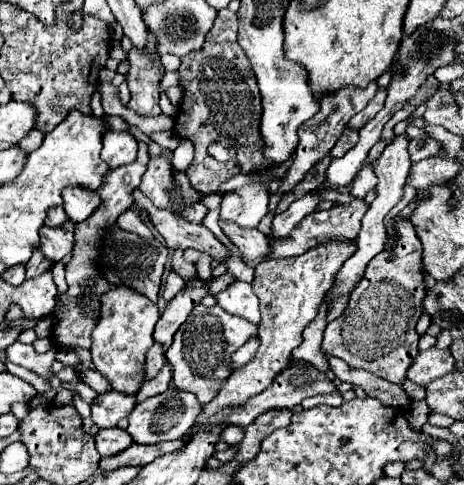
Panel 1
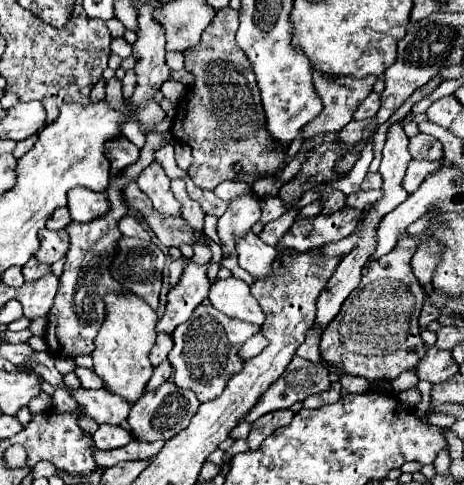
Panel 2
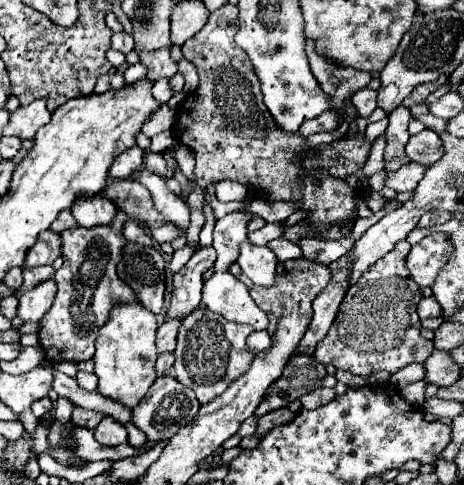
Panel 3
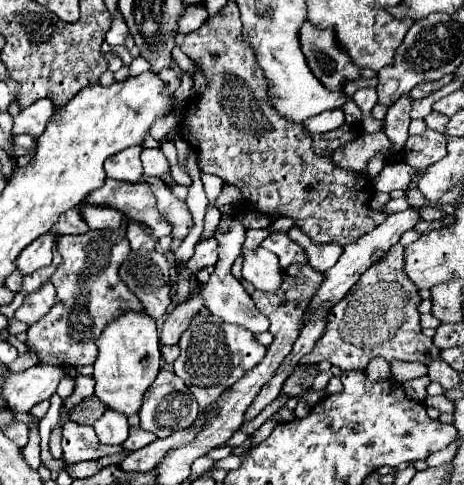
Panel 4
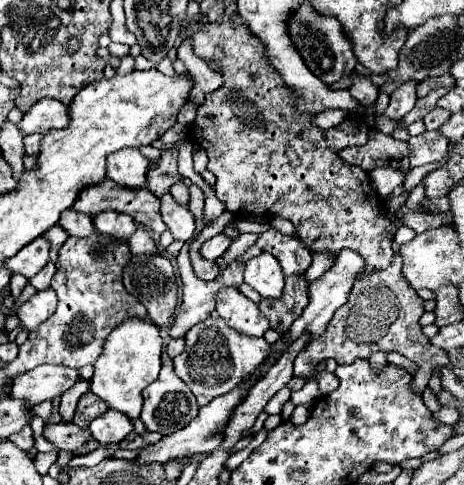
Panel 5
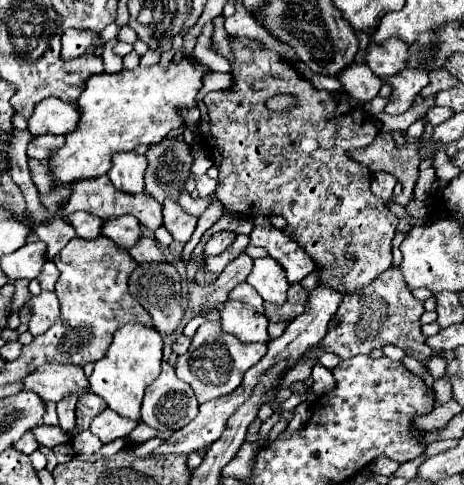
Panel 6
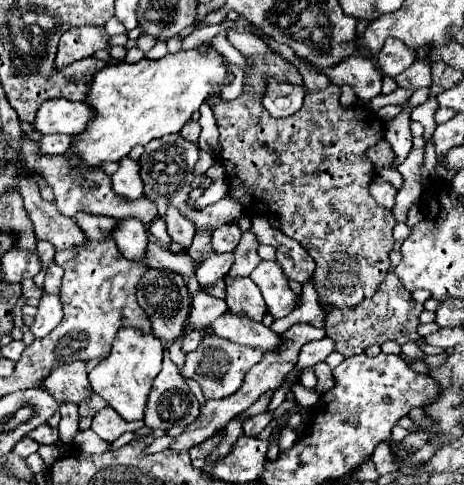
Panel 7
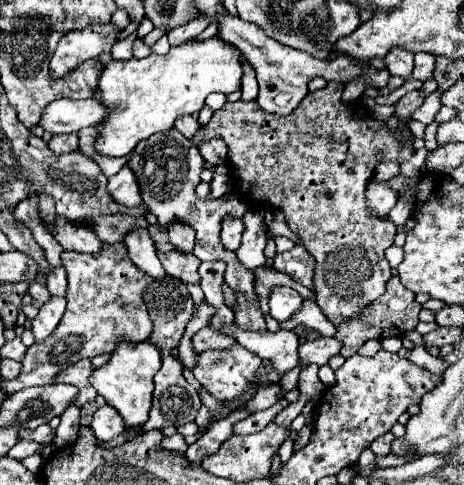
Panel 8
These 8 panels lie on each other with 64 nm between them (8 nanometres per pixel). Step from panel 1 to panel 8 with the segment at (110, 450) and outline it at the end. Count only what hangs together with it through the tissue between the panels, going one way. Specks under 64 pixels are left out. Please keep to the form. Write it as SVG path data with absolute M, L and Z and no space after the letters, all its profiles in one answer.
M106 404L94 412L90 428L98 440L112 440L112 438L120 436L122 432L126 432L128 424L118 416L116 408Z

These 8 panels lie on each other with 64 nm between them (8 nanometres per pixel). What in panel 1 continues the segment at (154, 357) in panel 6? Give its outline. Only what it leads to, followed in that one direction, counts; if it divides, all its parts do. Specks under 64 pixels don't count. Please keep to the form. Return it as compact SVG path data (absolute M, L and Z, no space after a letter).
M114 286L100 296L100 318L92 330L90 352L98 372L108 378L114 390L124 394L138 392L144 380L144 354L154 344L152 332L158 318L158 306L128 286Z

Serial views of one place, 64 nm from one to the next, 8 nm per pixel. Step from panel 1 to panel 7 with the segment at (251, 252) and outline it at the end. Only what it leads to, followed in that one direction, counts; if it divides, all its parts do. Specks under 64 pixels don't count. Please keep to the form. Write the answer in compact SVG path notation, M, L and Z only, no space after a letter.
M262 260L250 274L252 282L260 288L262 298L268 306L268 312L274 318L284 318L294 310L296 294L288 286L280 264L276 260Z

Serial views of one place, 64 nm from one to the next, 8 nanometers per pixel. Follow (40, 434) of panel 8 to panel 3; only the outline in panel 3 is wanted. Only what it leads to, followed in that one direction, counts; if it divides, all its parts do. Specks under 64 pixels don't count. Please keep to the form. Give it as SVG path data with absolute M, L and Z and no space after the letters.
M74 426L70 439L74 440L76 444L76 456L82 456L82 460L100 461L100 460L122 460L122 458L130 458L130 456L136 456L136 454L142 454L144 450L150 450L154 448L156 444L144 444L140 448L134 448L130 444L124 444L120 448L104 448L102 444L96 442L94 438L94 432L92 430L86 430L86 428Z

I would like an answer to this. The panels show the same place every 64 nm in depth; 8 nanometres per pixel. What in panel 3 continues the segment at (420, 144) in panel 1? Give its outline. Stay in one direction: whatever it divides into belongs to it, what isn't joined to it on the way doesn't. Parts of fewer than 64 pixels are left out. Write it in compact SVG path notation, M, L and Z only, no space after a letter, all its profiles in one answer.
M422 130L420 134L410 136L406 154L410 156L412 162L432 166L434 162L438 162L444 156L444 144L436 132Z

